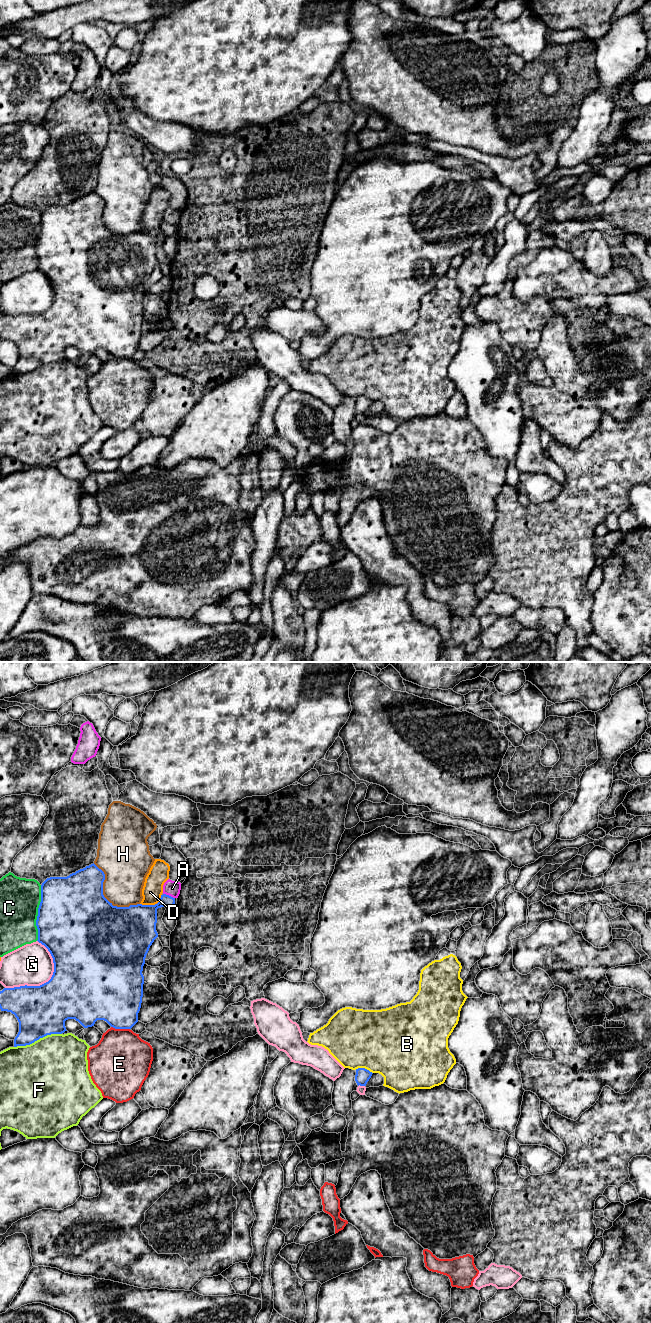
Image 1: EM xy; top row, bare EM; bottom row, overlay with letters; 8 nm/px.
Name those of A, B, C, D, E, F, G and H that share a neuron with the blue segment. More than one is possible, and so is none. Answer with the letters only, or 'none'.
none

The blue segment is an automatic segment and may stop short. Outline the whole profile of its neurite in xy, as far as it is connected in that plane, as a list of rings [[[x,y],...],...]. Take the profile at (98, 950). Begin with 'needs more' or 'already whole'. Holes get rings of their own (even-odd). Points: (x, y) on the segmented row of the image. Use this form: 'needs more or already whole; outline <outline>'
already whole; outline [[[93,863],[67,877],[50,877],[42,883],[36,920],[37,941],[50,952],[54,972],[51,979],[40,986],[25,985],[0,991],[1,1011],[11,1012],[19,1022],[14,1047],[30,1045],[47,1035],[64,1033],[68,1019],[75,1019],[84,1028],[94,1026],[97,1020],[104,1020],[115,1029],[131,1029],[138,1022],[143,997],[143,966],[150,946],[158,937],[157,909],[173,906],[175,898],[163,894],[155,905],[113,906],[103,895],[104,880],[104,872]]]

